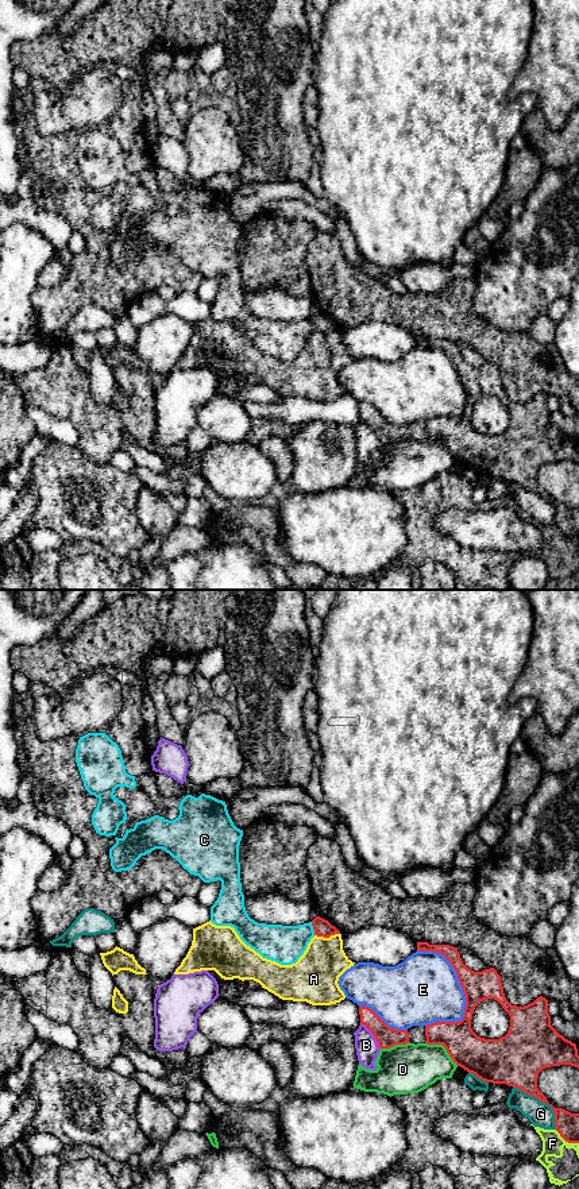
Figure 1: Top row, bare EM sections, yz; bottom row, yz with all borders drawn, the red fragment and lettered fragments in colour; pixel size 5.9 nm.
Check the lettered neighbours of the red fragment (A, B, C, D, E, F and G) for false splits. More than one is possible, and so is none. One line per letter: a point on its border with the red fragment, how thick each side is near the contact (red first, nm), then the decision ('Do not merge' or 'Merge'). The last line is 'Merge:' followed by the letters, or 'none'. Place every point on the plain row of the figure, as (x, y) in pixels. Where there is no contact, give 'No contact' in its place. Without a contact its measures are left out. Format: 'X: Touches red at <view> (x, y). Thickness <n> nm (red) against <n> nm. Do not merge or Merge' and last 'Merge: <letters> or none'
A: Touches red at yz (327, 332). Thickness 100 nm (red) against 280 nm. Do not merge
B: Touches red at yz (374, 431). Thickness 130 nm (red) against 140 nm. Do not merge
C: Touches red at yz (313, 324). Thickness 100 nm (red) against 220 nm. Do not merge
D: Touches red at yz (444, 441). Thickness 220 nm (red) against 300 nm. Do not merge
E: Touches red at yz (458, 371). Thickness 180 nm (red) against 420 nm. Do not merge
F: Touches red at yz (567, 536). Thickness 140 nm (red) against 130 nm. Do not merge
G: Touches red at yz (543, 497). Thickness 240 nm (red) against 150 nm. Do not merge
Merge: none

